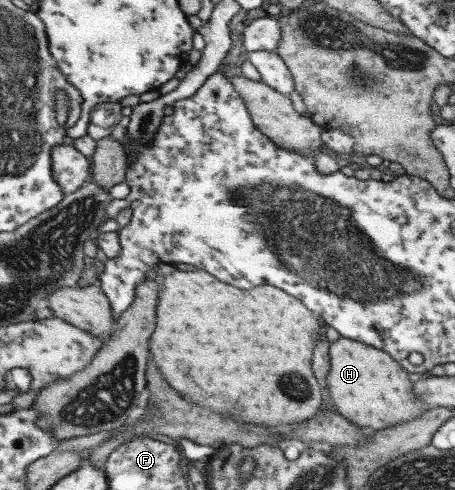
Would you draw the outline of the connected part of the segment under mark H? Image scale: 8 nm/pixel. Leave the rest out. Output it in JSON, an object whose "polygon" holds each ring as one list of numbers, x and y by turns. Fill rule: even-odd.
{"polygon":[[340,336,336,341,329,342,328,364,324,384,326,385,326,391,328,391,330,403,339,415,360,428,371,428,373,431,390,428,393,423,397,425,415,419,429,409,429,405,416,399,412,392,413,377,411,374,384,351]]}

